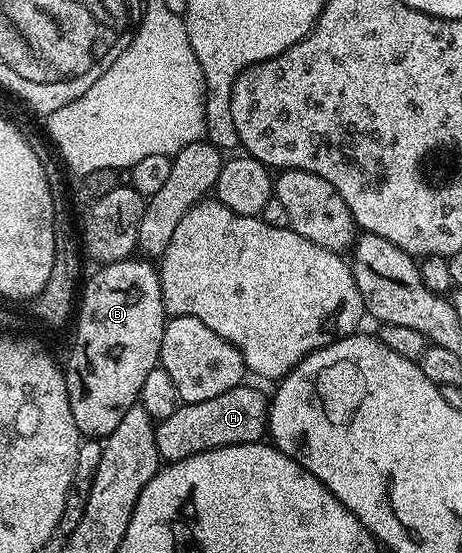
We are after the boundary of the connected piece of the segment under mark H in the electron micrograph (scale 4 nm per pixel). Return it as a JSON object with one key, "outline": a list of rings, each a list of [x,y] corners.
{"outline":[[[250,383],[233,387],[229,391],[216,395],[214,399],[205,399],[205,403],[180,404],[169,419],[158,422],[155,427],[157,451],[164,462],[189,459],[201,451],[217,447],[259,443],[269,433],[269,397],[261,390],[254,389]]]}

